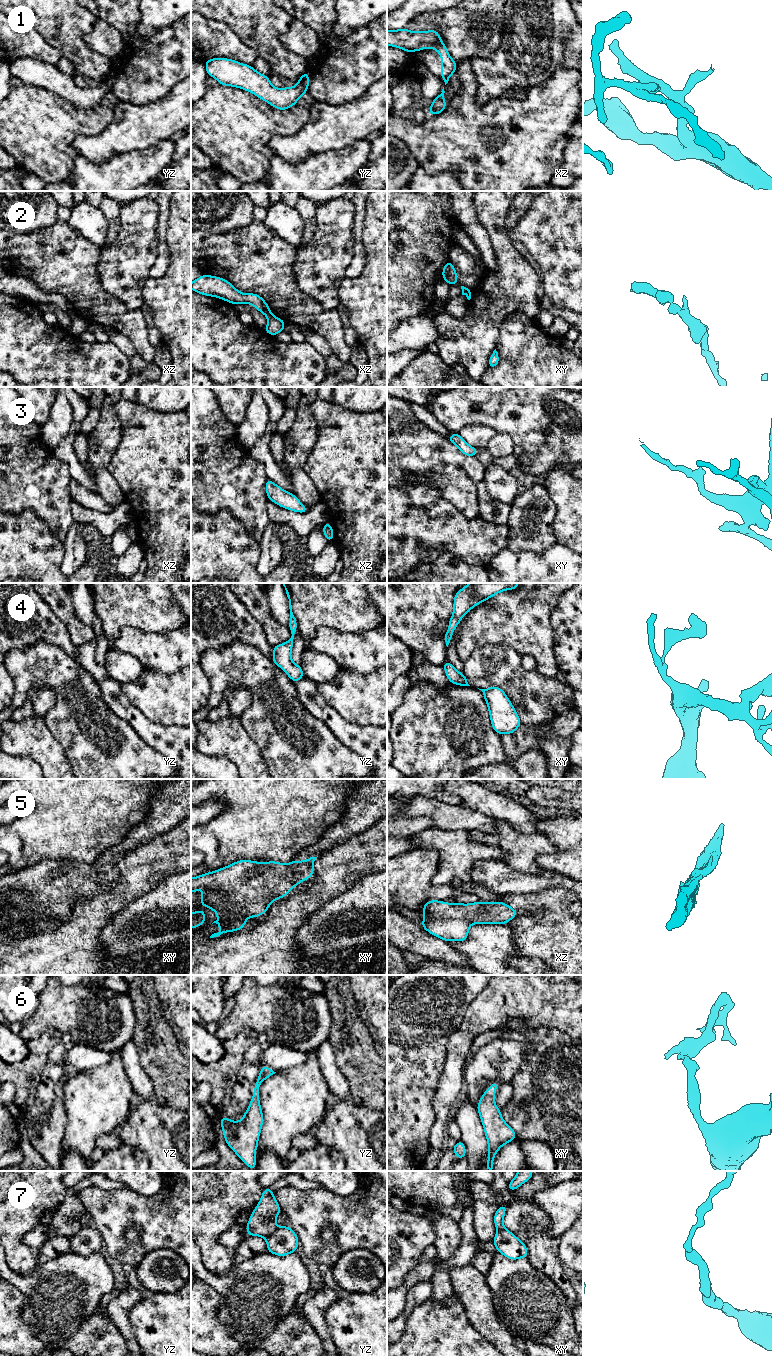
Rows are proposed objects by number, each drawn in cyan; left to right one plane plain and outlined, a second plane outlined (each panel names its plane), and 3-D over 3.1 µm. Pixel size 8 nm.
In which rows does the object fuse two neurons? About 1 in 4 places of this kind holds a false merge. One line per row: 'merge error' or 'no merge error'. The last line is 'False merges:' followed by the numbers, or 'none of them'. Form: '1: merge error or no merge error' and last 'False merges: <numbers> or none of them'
1: no merge error
2: merge error
3: no merge error
4: no merge error
5: no merge error
6: no merge error
7: merge error
False merges: 2, 7

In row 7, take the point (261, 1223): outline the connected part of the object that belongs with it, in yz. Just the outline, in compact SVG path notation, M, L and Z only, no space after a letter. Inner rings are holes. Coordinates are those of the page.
M271 1187L263 1190L261 1200L251 1213L246 1233L251 1236L267 1238L279 1227L275 1218L280 1214L281 1208L277 1203Z

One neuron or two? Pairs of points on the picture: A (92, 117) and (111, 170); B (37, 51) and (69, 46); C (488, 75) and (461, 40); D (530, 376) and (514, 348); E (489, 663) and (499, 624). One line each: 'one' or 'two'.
A: two
B: two
C: two
D: one
E: two

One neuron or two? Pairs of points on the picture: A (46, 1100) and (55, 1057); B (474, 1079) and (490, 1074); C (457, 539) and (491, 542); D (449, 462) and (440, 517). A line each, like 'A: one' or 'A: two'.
A: one
B: one
C: one
D: two

